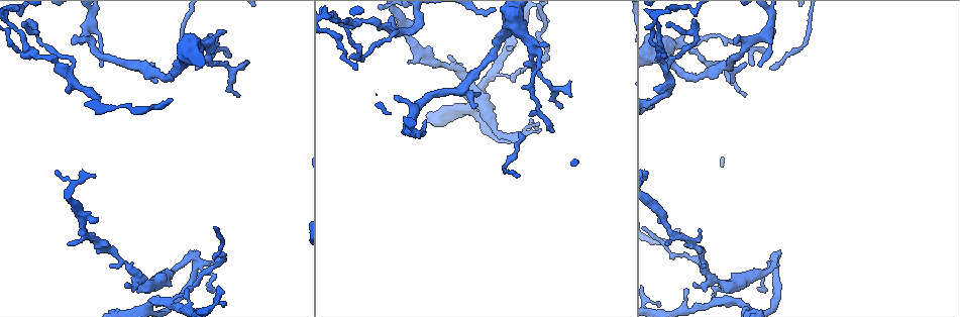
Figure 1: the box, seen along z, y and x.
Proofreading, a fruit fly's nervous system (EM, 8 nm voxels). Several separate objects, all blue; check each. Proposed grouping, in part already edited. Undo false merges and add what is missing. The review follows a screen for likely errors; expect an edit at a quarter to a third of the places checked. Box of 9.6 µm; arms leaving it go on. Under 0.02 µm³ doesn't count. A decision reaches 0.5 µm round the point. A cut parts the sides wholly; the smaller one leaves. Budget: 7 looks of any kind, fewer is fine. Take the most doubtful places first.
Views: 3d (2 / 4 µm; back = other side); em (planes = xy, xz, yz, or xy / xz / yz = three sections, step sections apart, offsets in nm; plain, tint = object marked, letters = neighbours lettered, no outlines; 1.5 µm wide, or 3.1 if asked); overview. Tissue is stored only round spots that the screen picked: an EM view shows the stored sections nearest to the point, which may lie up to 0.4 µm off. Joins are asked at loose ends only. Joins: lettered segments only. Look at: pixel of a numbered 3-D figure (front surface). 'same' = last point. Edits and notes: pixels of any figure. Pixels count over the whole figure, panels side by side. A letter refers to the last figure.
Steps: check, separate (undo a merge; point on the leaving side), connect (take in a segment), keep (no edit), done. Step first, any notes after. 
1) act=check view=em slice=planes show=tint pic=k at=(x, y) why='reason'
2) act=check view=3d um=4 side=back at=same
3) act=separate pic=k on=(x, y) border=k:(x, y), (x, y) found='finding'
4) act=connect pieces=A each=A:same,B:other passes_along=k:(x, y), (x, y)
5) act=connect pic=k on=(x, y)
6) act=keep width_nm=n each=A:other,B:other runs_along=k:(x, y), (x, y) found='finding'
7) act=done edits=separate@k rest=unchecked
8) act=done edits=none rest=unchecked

act=check view=3d um=4 pic=1 at=(229, 56) why='branch stops here'

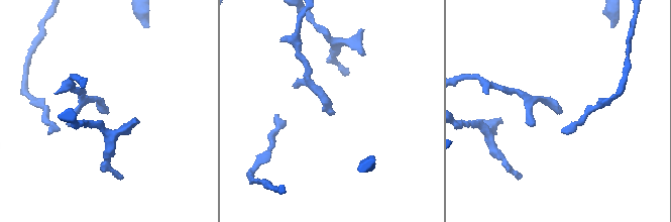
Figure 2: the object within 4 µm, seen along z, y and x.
act=check view=em slice=yz step=4 show=letters pic=2 at=(332, 114)

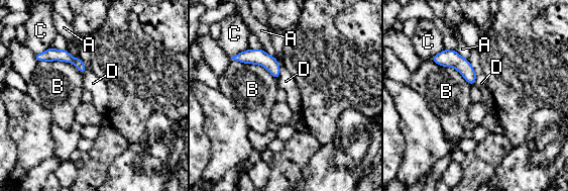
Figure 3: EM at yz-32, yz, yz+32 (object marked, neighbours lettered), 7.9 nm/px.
act=check view=em slice=planes show=letters at=same

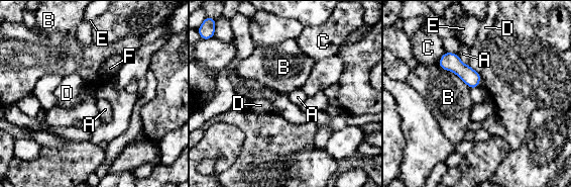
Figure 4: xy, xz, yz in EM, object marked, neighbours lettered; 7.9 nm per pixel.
act=keep each=A:other,B:other,C:other,D:other,E:other,F:other found='no lettered segment goes on from it'

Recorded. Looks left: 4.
act=check view=3d um=4 side=back pic=1 at=(167, 305) why='a fork'

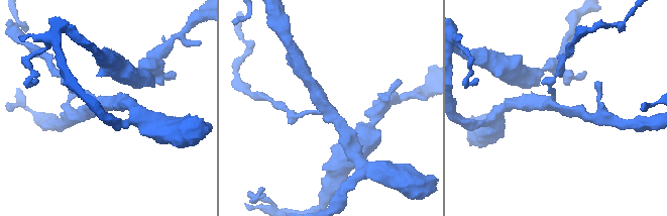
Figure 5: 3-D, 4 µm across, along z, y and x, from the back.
act=check view=em slice=planes show=letters pic=5 at=(327, 111) arms=3

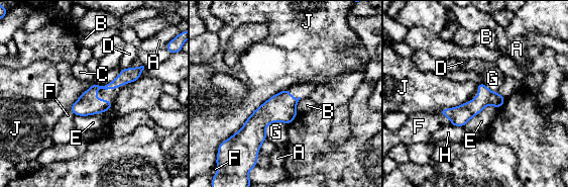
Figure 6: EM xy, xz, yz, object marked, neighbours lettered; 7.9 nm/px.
act=keep width_nm=140 each=A:other,B:other,C:other,D:other,E:other,F:other,G:other,H:other,J:other runs_along=6:(139, 69), (97, 87), (74, 109) found='one cell here'

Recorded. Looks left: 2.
act=done edits=none rest=unchecked

